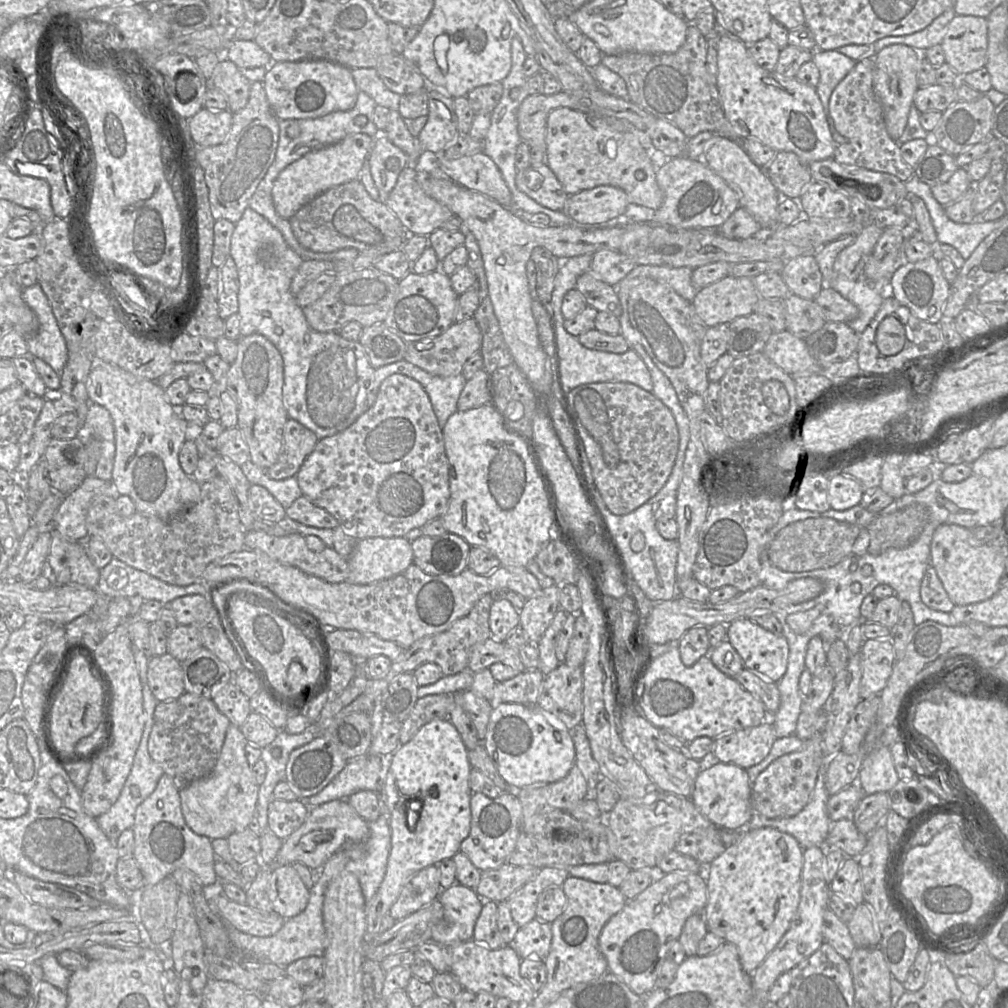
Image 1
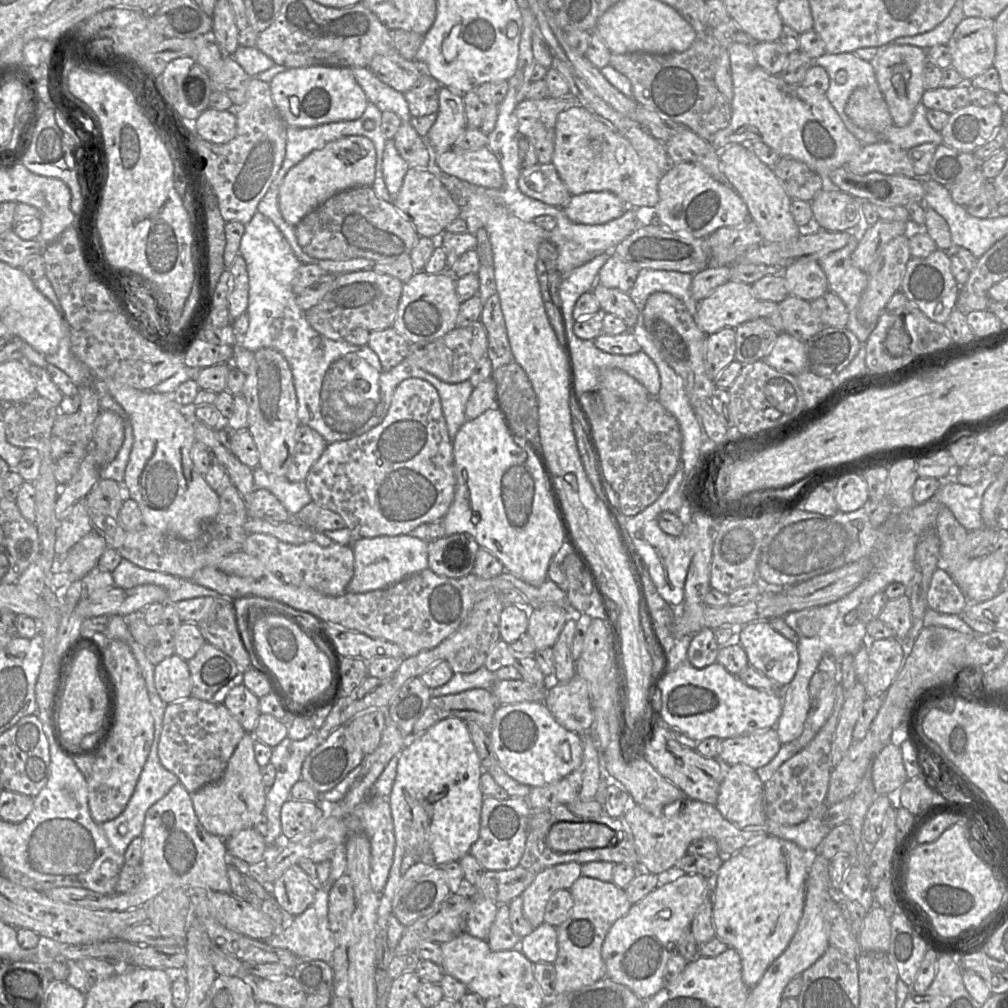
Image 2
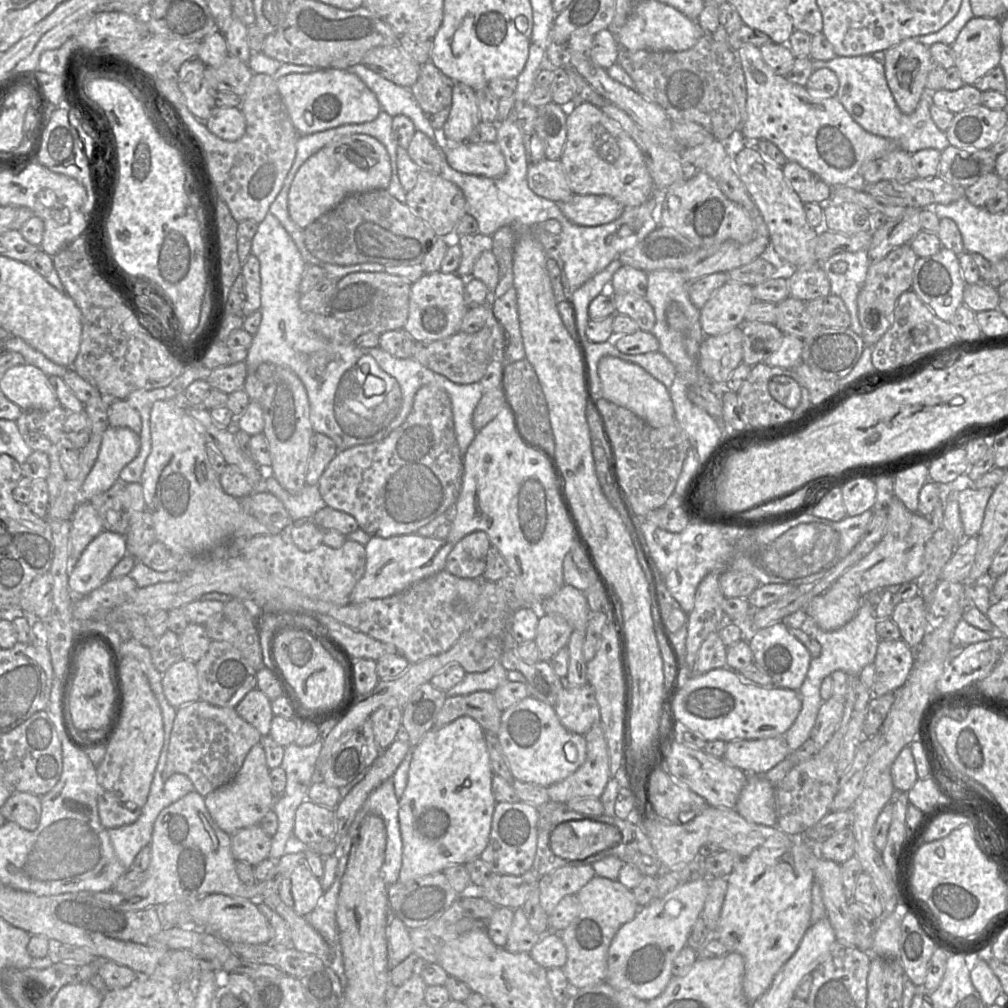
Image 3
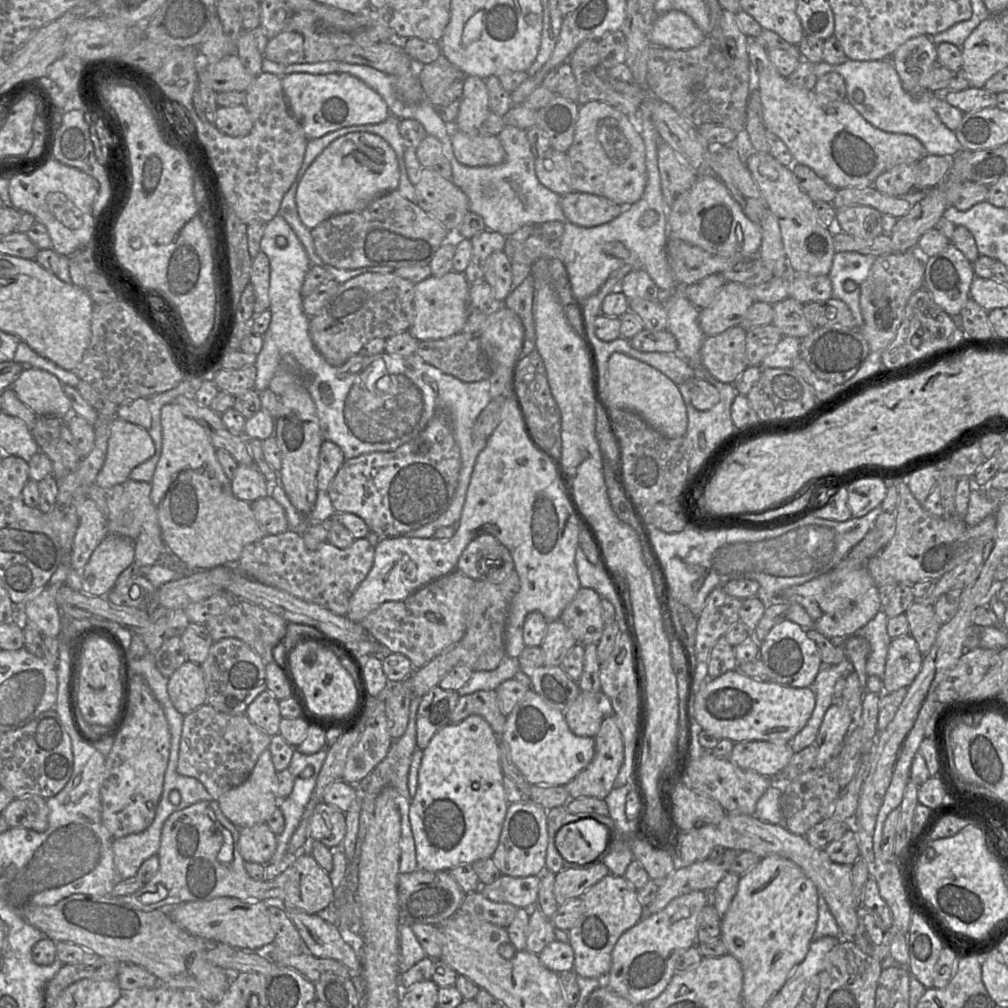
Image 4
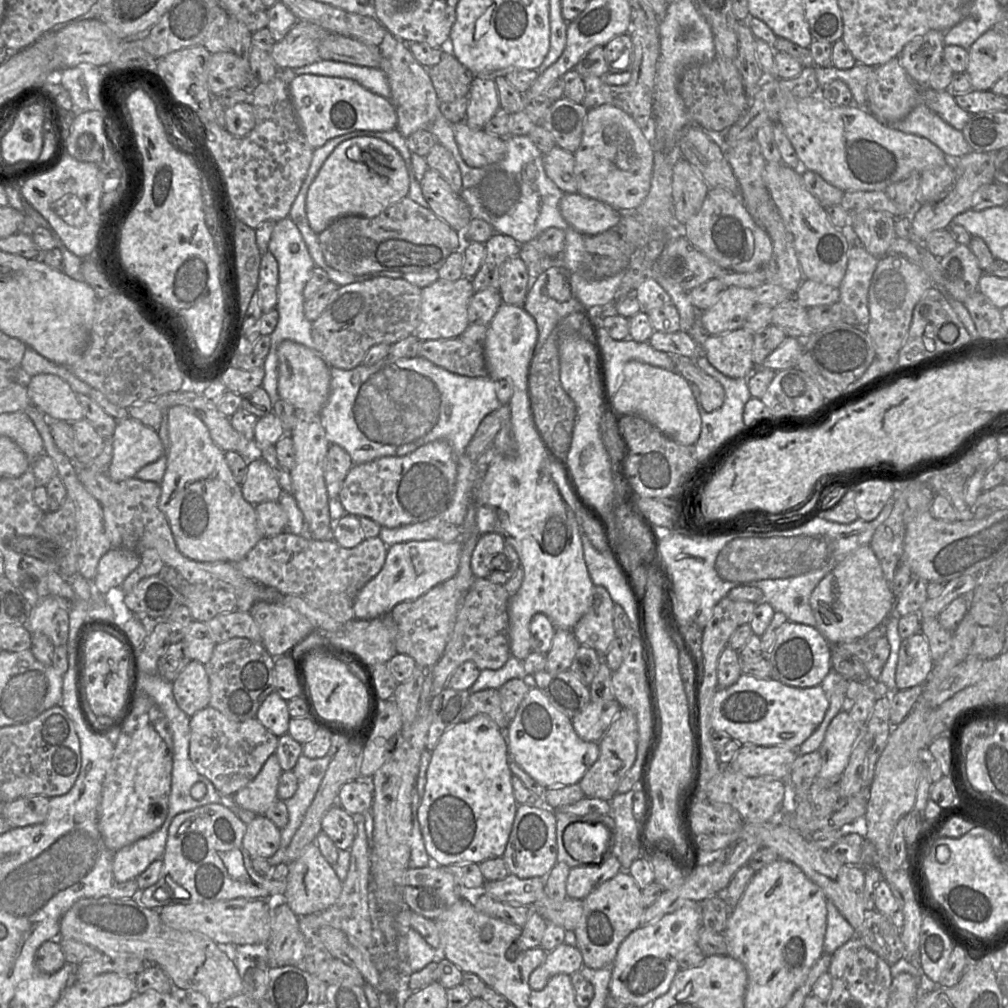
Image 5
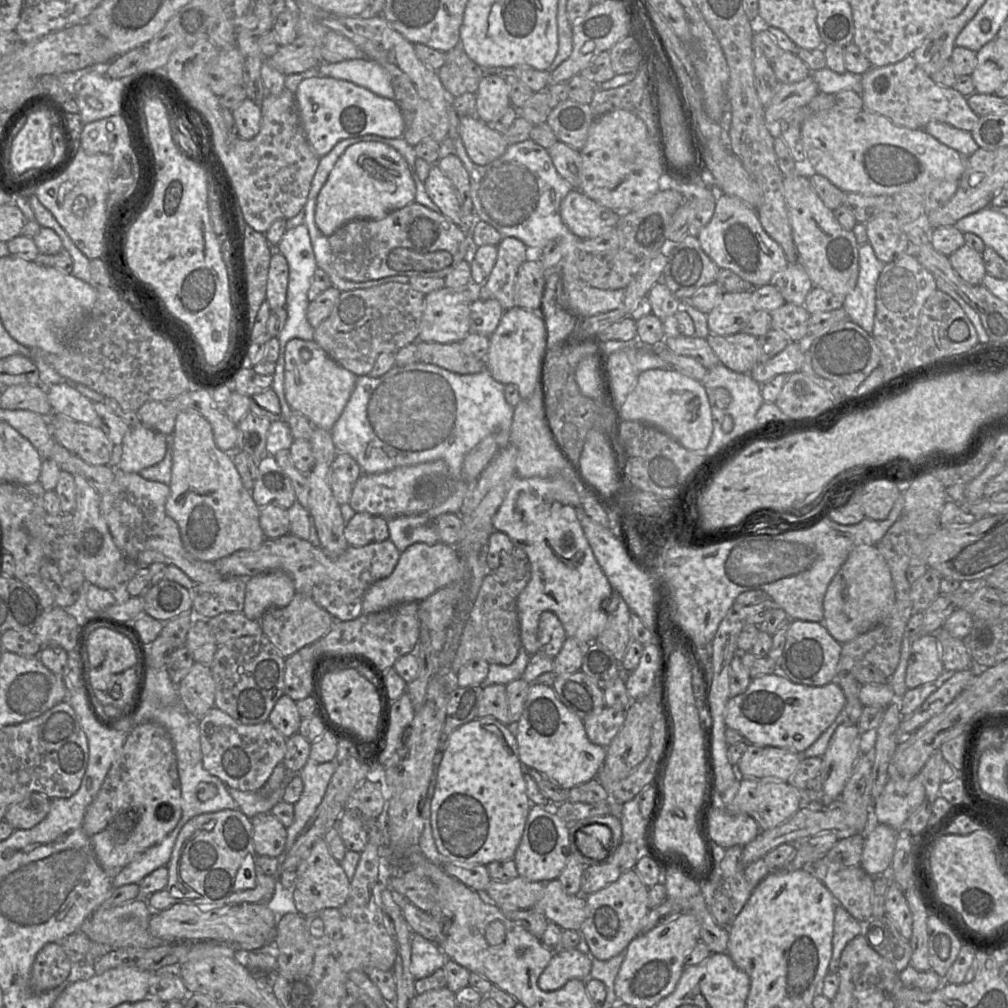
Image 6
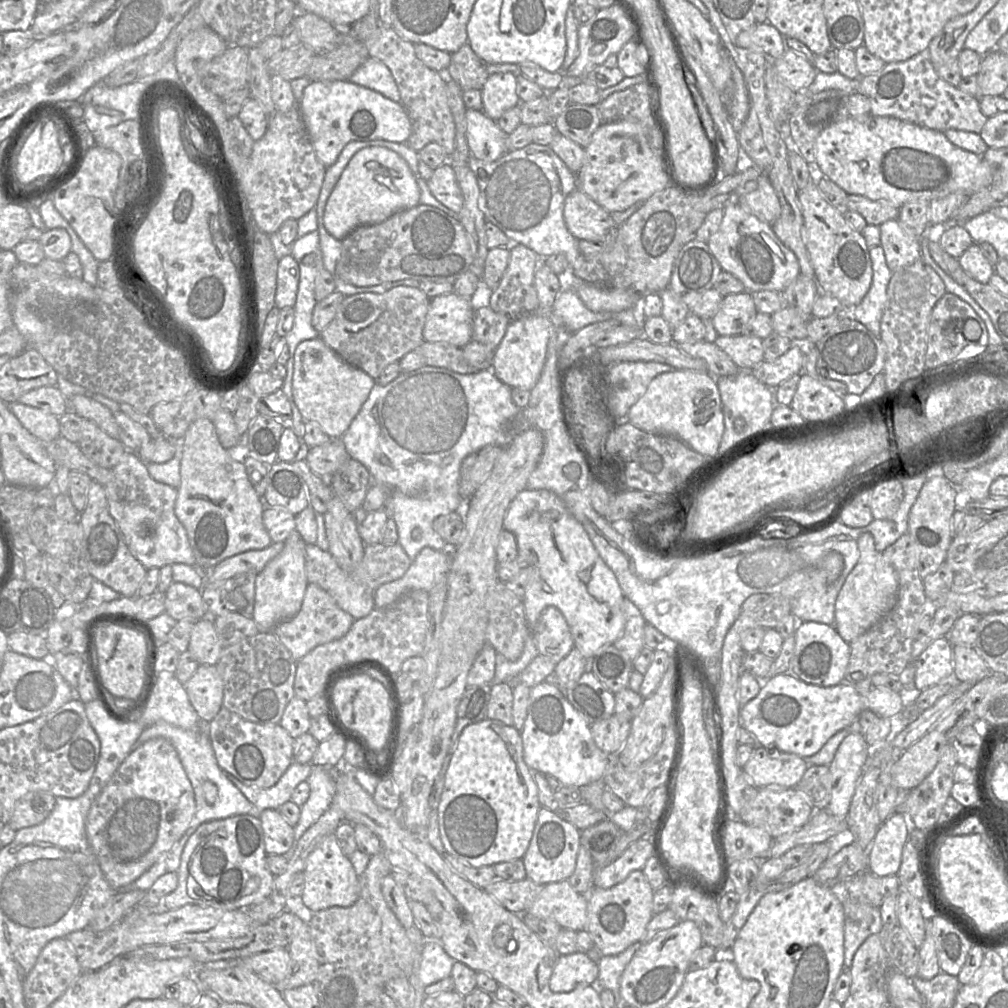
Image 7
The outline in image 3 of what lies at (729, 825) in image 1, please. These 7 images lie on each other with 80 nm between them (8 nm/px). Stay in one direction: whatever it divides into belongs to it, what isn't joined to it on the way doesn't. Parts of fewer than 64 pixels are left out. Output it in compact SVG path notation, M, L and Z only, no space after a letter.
M750 775L735 810L750 822L777 826L775 784L768 781L764 775Z

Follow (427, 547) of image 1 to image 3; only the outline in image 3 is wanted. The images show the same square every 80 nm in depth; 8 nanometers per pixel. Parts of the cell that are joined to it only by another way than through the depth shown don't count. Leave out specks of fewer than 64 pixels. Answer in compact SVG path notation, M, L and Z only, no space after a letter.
M473 532L462 538L449 553L444 570L469 579L482 579L491 542L485 532Z

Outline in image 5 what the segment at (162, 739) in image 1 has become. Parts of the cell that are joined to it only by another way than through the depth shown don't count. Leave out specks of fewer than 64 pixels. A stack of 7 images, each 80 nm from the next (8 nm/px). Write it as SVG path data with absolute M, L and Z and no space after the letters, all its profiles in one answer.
M211 706L199 710L190 717L190 731L189 756L194 767L209 779L223 796L233 796L257 776L269 756L275 753L279 738L256 718L233 721Z

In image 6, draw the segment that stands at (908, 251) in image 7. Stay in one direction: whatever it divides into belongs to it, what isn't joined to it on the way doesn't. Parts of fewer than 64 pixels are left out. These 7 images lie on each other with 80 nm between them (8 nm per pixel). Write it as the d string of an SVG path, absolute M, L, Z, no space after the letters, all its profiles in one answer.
M879 215L865 225L868 243L884 264L906 252L909 240L900 228L897 216Z

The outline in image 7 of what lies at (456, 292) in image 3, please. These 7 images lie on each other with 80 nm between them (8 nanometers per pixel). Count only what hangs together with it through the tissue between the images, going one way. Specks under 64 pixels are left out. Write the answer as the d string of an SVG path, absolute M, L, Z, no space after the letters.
M455 292L430 299L423 339L463 348L472 339L473 313L470 300Z

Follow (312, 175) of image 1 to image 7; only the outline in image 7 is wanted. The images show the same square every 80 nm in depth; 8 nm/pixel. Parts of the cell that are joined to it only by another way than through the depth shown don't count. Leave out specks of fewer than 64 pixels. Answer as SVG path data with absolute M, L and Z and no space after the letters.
M369 146L358 150L342 172L324 211L326 230L343 240L363 225L379 224L395 213L420 204L420 189L405 159L389 148Z

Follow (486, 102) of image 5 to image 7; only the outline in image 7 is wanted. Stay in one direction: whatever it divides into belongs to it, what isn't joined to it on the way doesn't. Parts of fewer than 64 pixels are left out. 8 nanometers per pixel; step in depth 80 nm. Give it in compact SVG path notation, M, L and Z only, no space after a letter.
M498 72L488 75L483 87L482 111L491 119L499 119L507 110L520 104L516 92L516 75Z

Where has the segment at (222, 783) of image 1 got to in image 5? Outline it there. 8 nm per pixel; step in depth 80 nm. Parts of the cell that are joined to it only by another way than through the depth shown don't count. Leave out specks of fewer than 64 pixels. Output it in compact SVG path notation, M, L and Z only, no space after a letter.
M272 754L257 776L231 797L232 802L255 815L265 815L278 800L277 789L282 773L277 756Z

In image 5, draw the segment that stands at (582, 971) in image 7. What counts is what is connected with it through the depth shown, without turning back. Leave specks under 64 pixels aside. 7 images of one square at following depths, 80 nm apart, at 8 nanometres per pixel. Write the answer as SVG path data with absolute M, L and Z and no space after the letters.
M563 943L548 951L545 961L530 975L529 984L534 990L543 989L551 977L557 974L573 974L584 966L580 950L568 943Z

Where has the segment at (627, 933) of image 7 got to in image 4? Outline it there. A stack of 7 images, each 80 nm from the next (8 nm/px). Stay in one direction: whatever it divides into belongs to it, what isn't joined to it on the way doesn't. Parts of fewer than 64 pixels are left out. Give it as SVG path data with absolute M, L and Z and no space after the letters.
M608 876L590 887L582 896L584 912L577 923L568 930L568 943L574 951L574 971L577 977L606 978L612 963L612 951L620 936L637 924L643 917L645 908L638 899L637 890L624 876Z

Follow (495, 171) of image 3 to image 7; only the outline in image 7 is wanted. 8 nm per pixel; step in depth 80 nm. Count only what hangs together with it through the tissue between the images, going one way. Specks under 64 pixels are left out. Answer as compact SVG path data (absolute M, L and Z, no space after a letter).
M467 109L466 137L470 155L484 162L499 159L507 152L507 135L497 124L482 110Z

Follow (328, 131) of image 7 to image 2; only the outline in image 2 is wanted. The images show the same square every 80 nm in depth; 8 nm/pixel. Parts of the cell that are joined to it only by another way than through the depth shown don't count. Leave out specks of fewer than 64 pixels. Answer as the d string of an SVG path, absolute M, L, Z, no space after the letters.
M293 67L276 74L269 83L275 106L288 126L314 127L359 119L369 101L349 67Z

